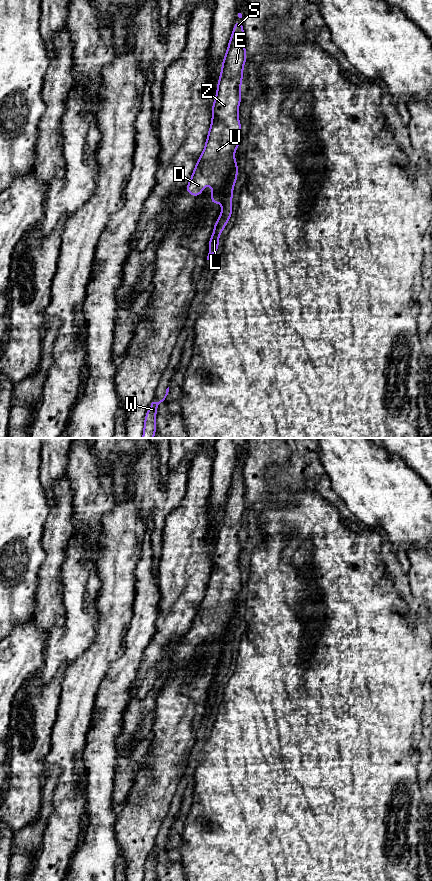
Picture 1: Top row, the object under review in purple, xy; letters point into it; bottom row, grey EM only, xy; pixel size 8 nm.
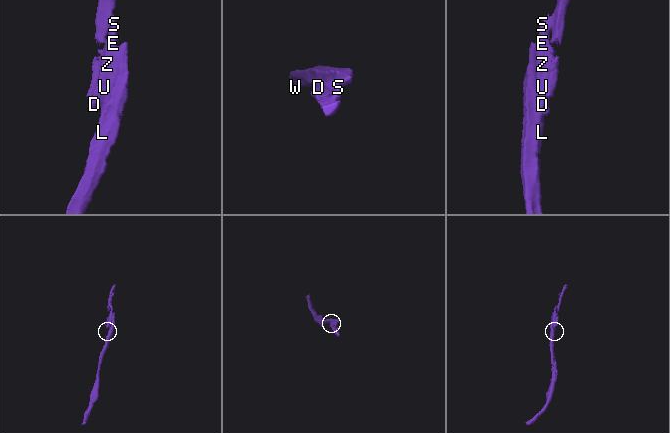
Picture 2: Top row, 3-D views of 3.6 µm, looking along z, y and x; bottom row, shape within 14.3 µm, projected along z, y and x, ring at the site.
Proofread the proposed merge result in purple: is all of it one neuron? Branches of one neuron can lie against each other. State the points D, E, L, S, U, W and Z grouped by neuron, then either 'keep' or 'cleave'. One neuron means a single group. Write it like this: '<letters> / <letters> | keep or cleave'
D E S U Z / L W | cleave

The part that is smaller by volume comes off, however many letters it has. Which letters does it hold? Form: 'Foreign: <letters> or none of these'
Foreign: D, E, S, U, Z

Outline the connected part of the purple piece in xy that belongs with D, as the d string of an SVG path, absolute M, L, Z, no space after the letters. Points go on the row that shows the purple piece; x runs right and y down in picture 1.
M236 21L222 63L205 147L186 186L197 197L207 183L212 187L210 204L222 203L225 187L239 168L234 154L241 142L238 108L246 58L243 25Z

